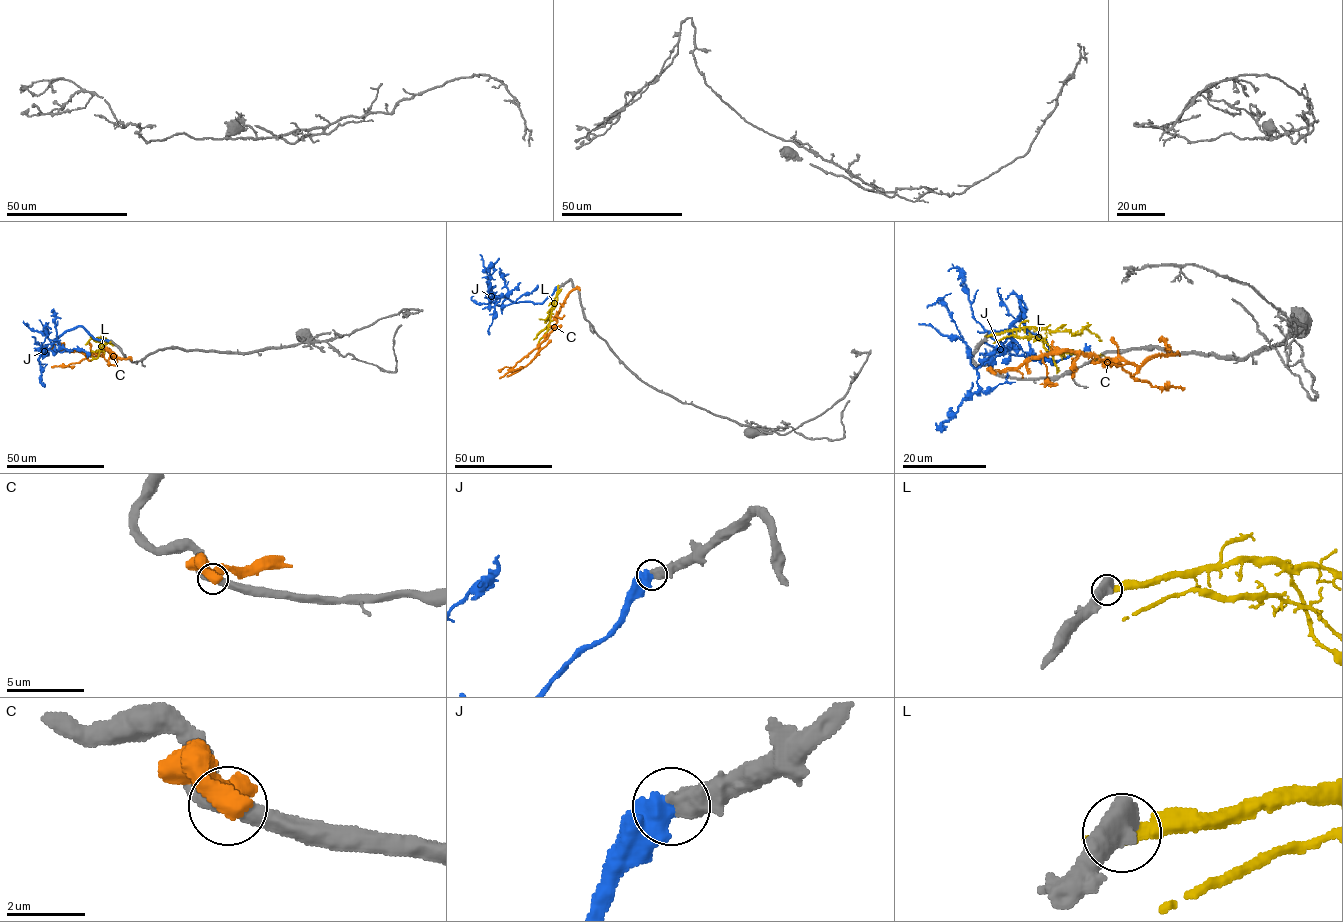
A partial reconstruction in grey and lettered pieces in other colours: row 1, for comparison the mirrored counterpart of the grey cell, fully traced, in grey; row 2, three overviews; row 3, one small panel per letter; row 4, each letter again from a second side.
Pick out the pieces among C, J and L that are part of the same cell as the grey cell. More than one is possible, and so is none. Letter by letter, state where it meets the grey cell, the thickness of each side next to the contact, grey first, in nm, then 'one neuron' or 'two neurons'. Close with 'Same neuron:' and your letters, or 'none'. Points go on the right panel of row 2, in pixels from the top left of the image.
C: (993, 373) | 440/550 nm | two neurons
J: (989, 333) | 700/650 nm | two neurons
L: (989, 335) | 800/440 nm | two neurons
Same neuron: none

